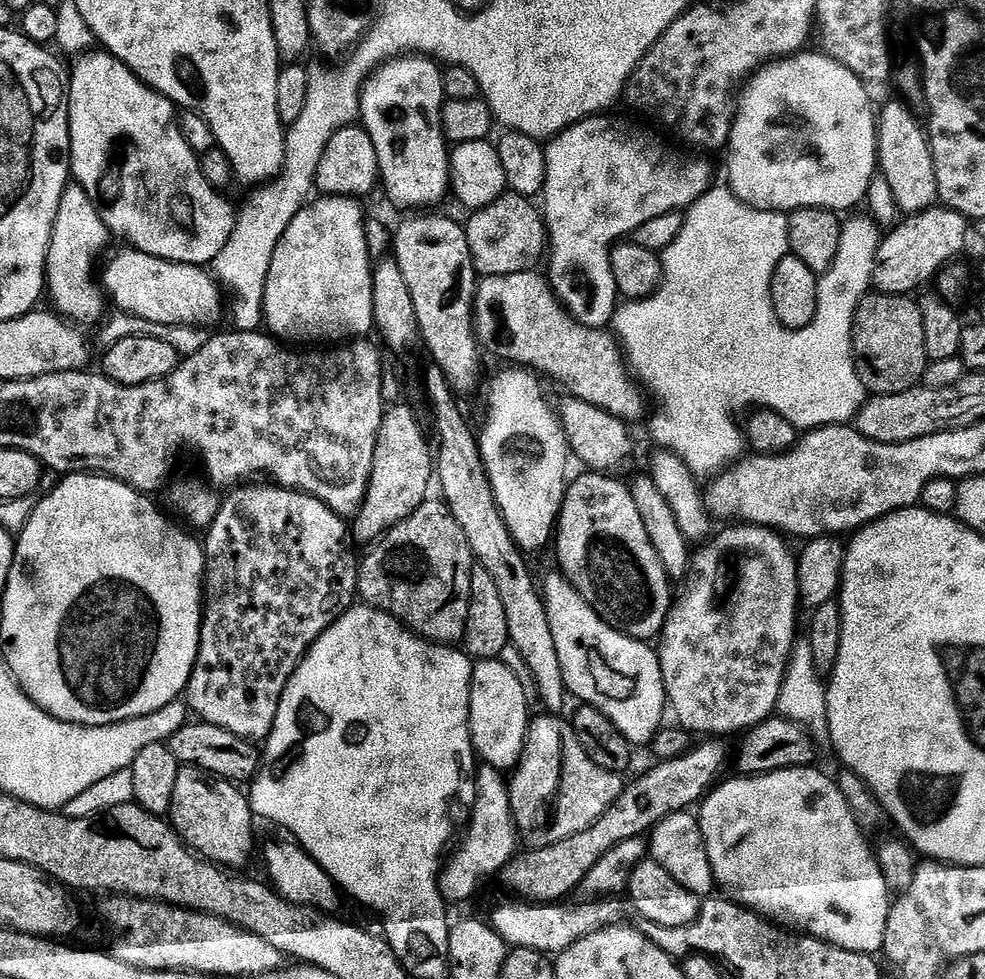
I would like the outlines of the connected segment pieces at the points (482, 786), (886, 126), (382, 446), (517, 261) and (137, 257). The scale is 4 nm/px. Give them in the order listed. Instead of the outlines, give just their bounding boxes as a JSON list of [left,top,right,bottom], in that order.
[[440,767,518,905],[877,102,939,215],[350,406,434,545],[466,194,546,277],[112,251,221,324]]

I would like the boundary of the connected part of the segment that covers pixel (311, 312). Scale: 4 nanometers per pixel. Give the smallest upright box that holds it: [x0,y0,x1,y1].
[262,196,375,344]

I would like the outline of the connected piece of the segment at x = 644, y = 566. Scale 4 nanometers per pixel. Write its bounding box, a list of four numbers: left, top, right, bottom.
[554,470,674,641]

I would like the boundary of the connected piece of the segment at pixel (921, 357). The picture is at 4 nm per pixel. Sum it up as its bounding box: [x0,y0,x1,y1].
[850,294,930,396]

